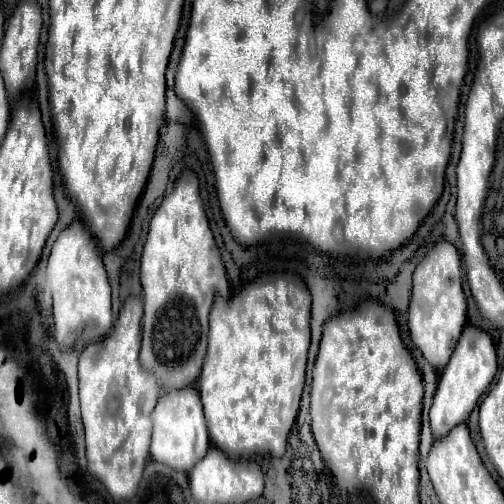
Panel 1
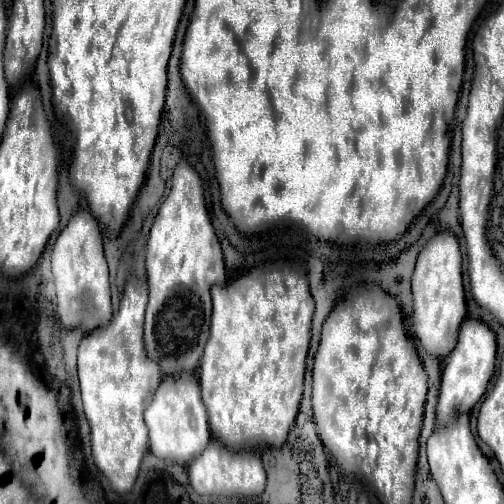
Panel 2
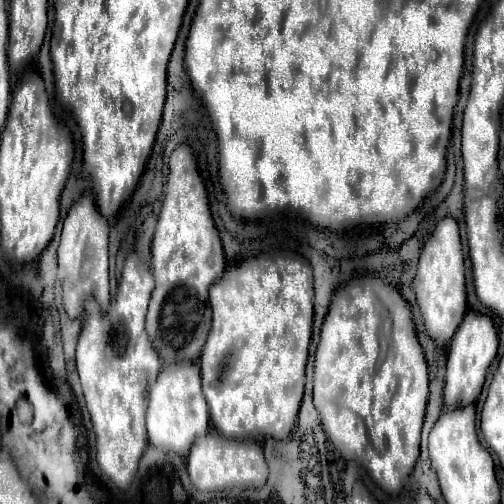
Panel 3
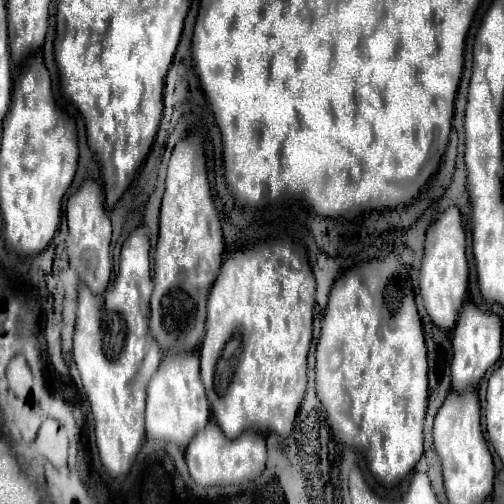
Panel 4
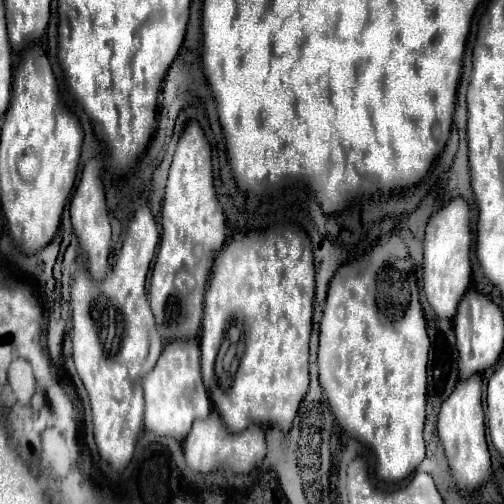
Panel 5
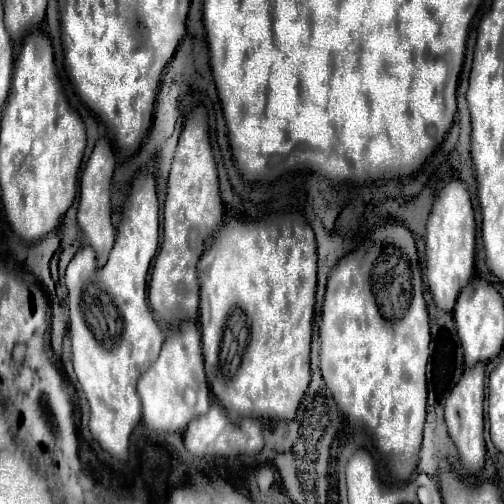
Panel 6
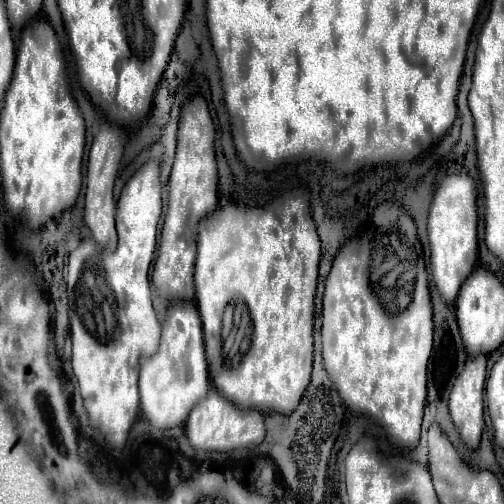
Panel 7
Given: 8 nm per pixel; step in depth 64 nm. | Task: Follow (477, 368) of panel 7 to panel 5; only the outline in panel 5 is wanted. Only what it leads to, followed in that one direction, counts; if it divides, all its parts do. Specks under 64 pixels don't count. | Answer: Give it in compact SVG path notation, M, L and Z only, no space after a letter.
M472 374L468 380L460 380L452 394L444 400L438 414L438 434L446 450L450 470L456 486L462 492L478 490L490 474L490 452L486 446L486 426L482 410L482 374Z

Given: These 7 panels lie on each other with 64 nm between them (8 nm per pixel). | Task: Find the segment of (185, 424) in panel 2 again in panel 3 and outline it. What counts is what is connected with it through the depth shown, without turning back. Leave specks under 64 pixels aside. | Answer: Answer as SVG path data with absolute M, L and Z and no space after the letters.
M168 364L168 368L160 370L156 382L150 386L146 428L150 444L180 456L188 456L194 440L208 432L210 416L202 394L198 364Z

